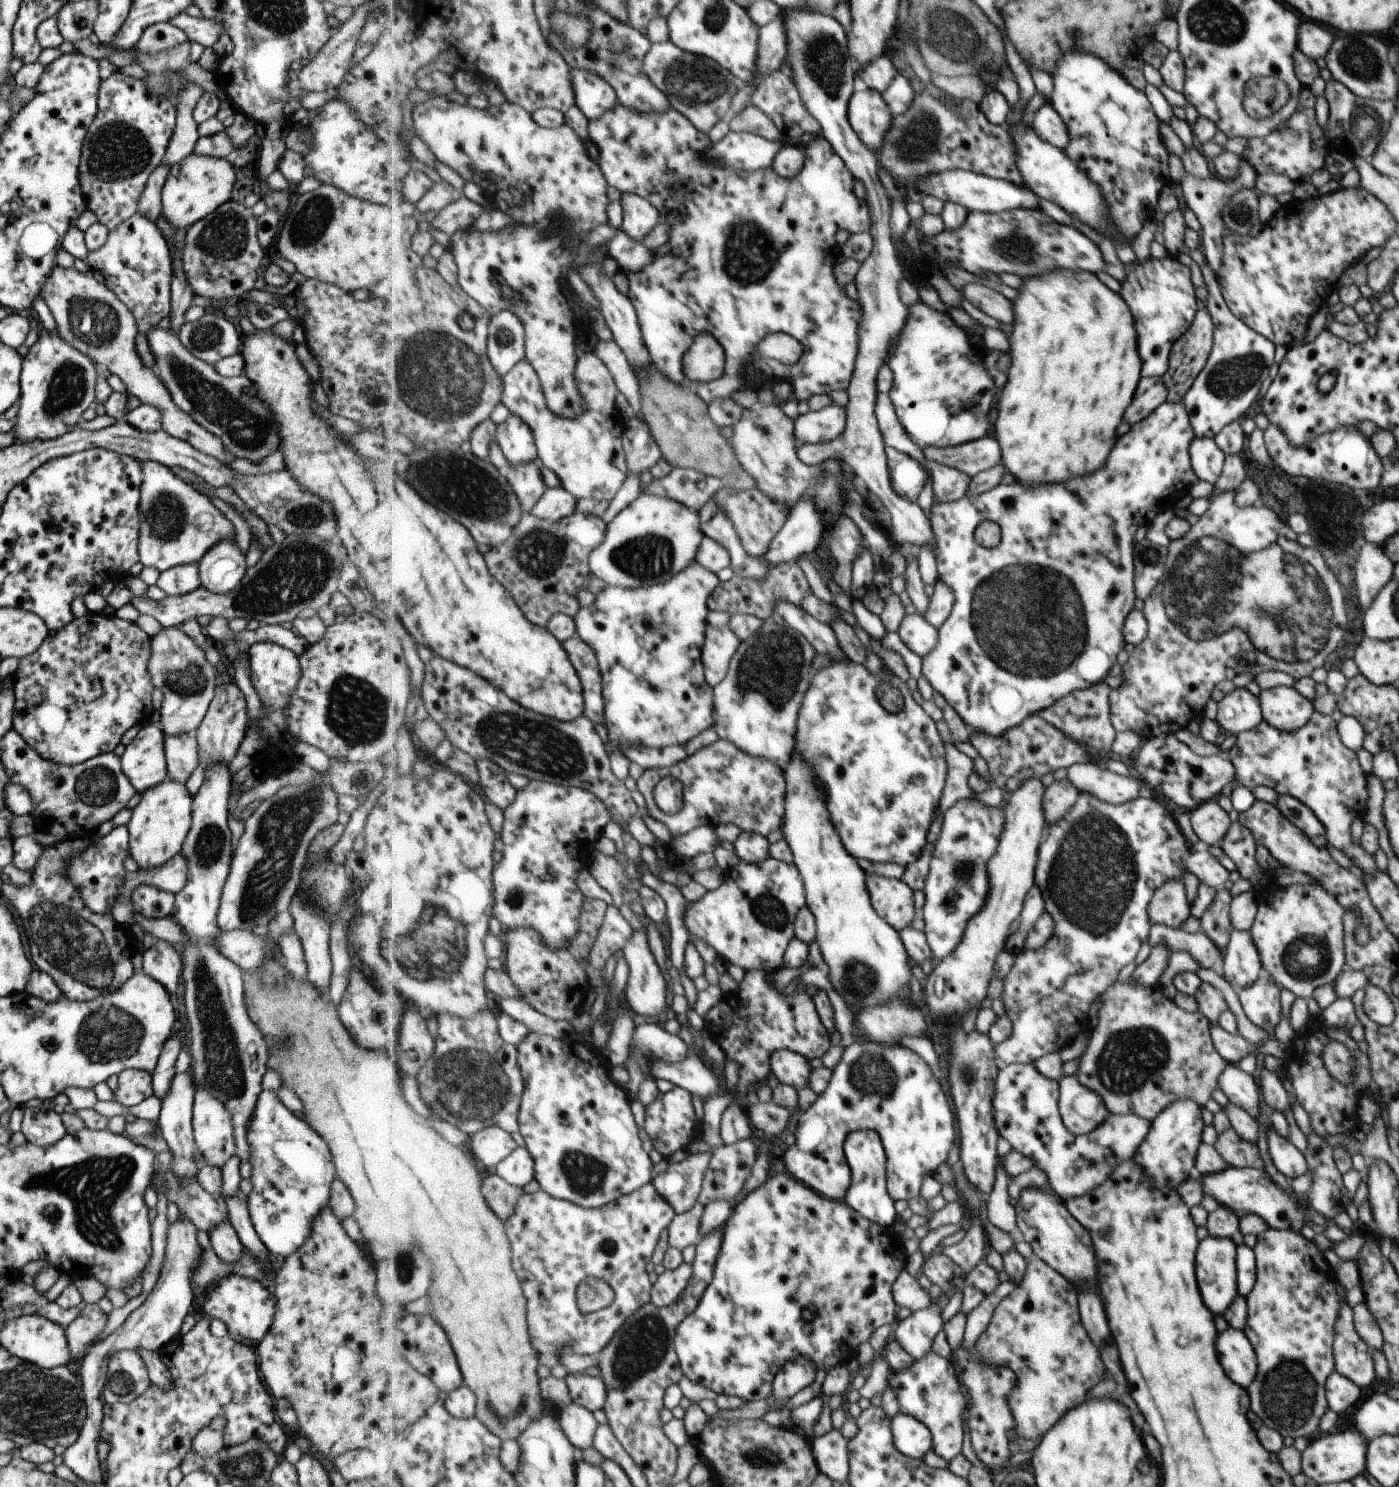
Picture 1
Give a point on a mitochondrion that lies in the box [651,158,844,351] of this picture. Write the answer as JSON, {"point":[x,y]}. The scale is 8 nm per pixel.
{"point":[752,254]}

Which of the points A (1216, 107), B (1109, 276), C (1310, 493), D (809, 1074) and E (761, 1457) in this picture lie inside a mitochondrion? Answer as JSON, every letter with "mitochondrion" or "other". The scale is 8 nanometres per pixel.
{"A":"other","B":"other","C":"other","D":"other","E":"mitochondrion"}

